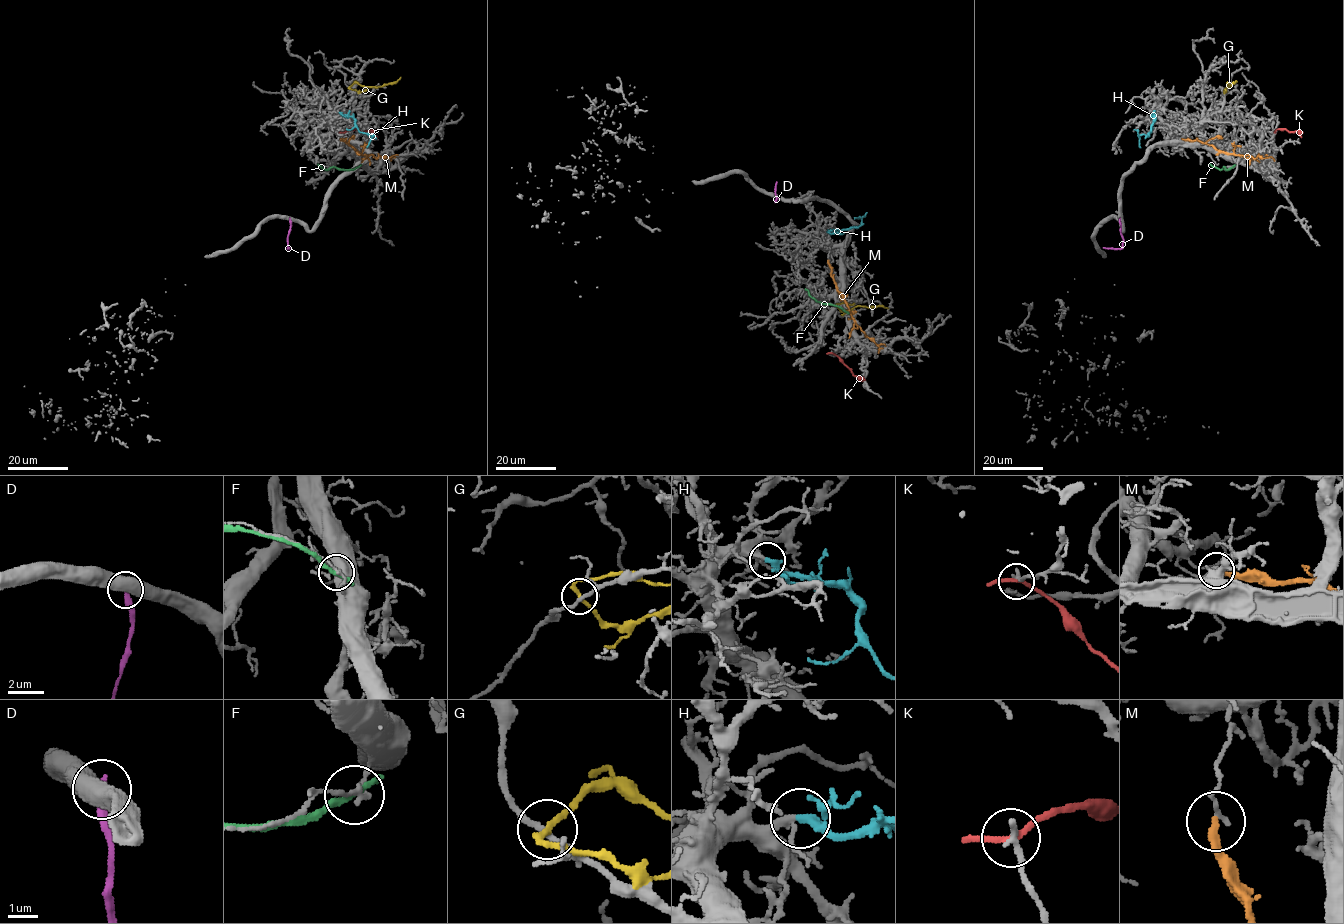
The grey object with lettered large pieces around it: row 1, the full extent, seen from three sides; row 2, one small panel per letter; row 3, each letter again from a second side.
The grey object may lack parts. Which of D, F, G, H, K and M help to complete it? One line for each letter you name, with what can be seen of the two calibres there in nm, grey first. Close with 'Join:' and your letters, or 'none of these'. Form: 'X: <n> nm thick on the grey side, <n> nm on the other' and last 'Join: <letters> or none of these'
H: 190 nm thick on the grey side, 240 nm on the other
Join: H

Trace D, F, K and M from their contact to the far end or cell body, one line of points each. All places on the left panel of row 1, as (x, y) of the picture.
D: (290, 219), (290, 247)
F: (358, 166), (327, 169), (318, 164)
K: (344, 132), (349, 129), (371, 131), (377, 137)
M: (340, 138), (358, 153), (377, 159), (379, 156), (388, 158), (398, 155)

